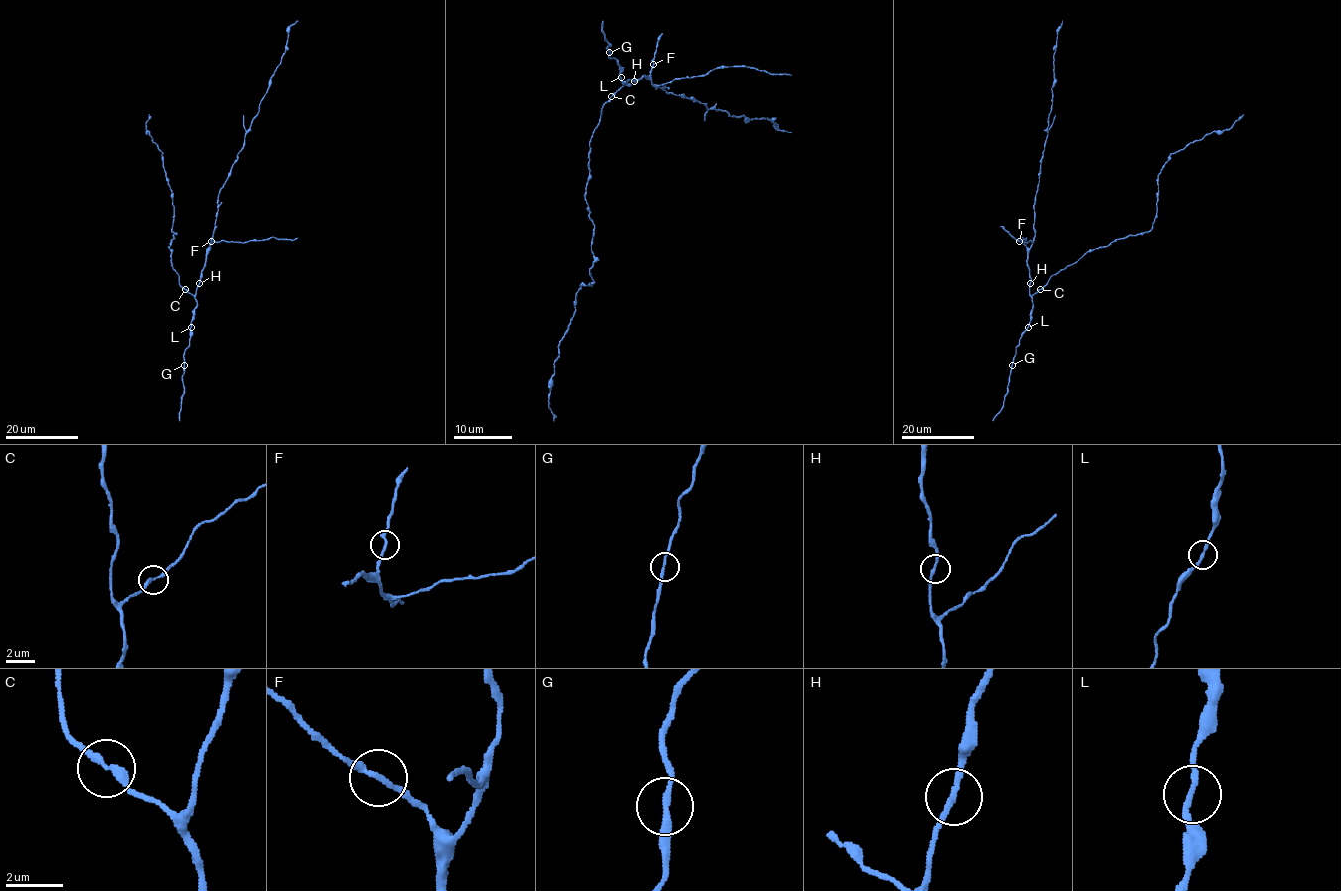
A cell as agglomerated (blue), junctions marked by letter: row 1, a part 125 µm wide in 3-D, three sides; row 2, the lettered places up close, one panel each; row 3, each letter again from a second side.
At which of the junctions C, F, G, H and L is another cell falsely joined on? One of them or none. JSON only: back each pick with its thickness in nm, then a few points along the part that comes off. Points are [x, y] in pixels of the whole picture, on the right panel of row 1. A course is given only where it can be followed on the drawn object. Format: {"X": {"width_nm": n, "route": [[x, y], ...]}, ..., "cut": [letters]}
{"cut": []}

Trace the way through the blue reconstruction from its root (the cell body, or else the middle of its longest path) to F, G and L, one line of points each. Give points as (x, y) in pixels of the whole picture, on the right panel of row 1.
F: (1035, 293), (1030, 293), (1027, 247), (1019, 241)
G: (1035, 293), (1031, 320), (1016, 348), (1012, 365)
L: (1035, 293), (1028, 327)

